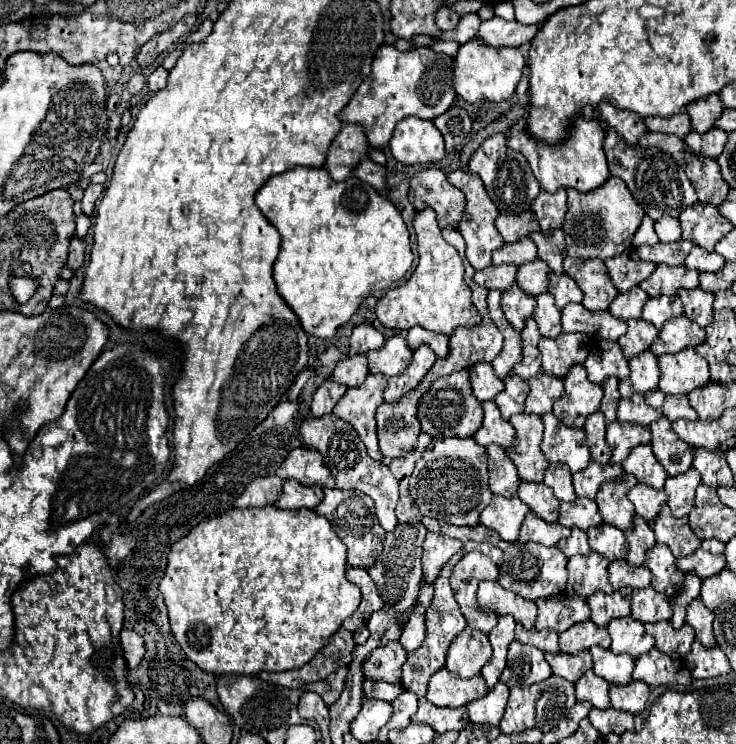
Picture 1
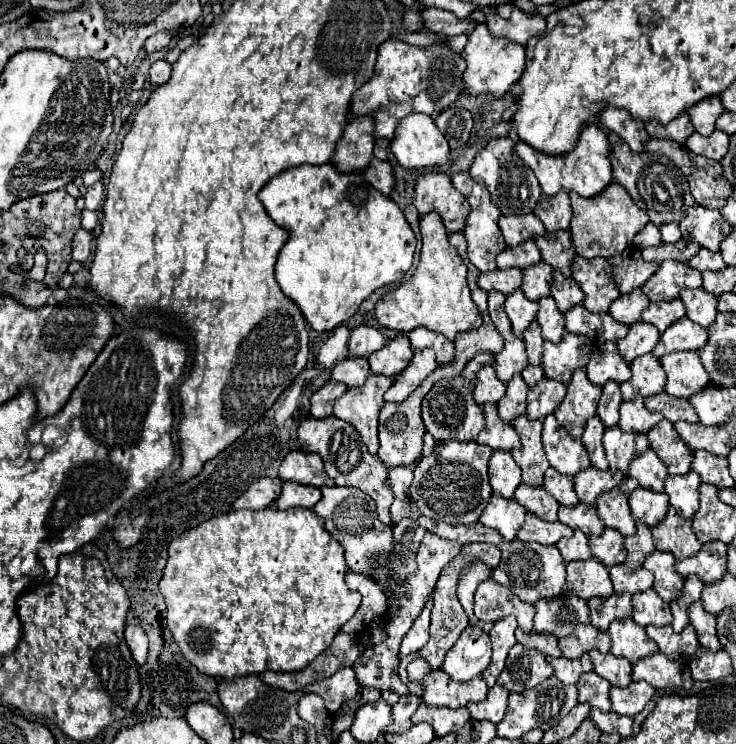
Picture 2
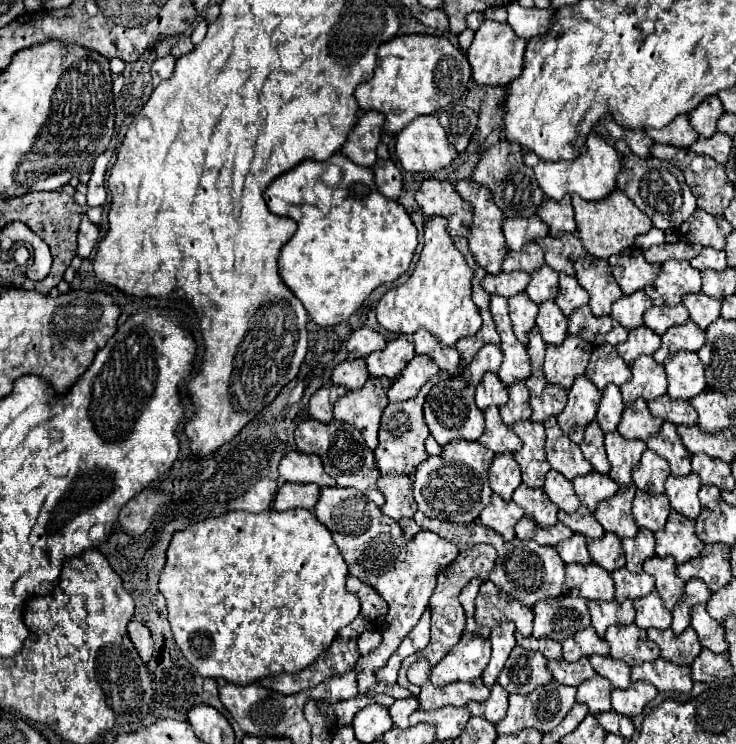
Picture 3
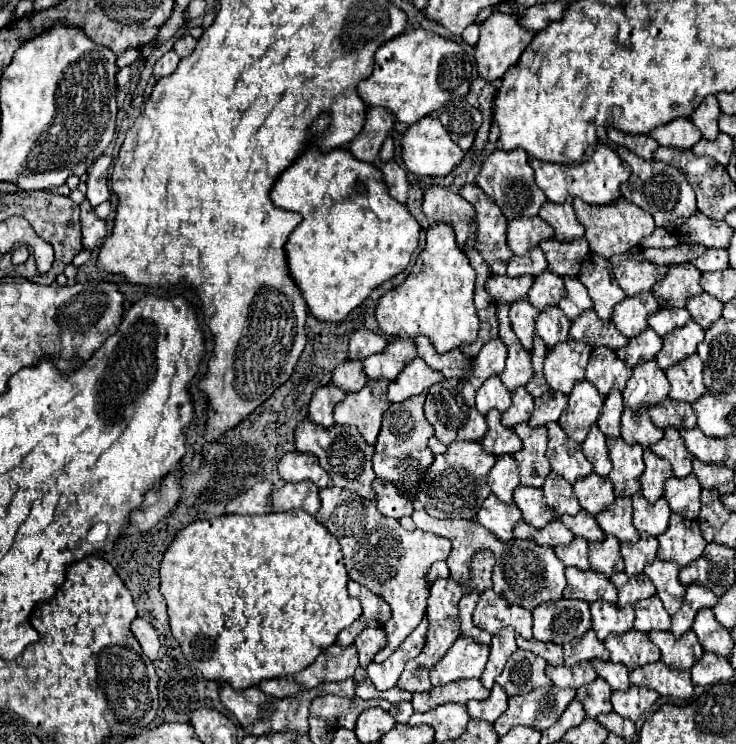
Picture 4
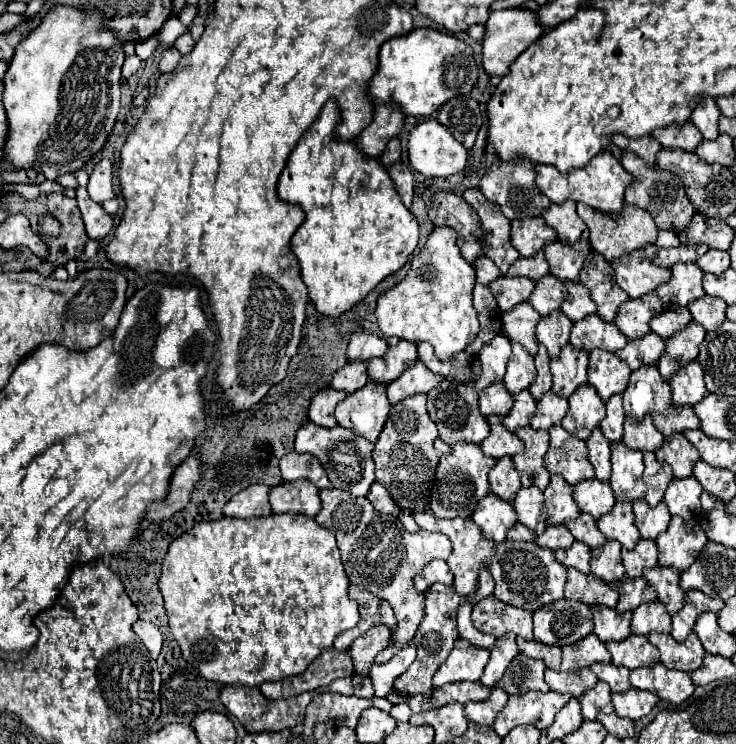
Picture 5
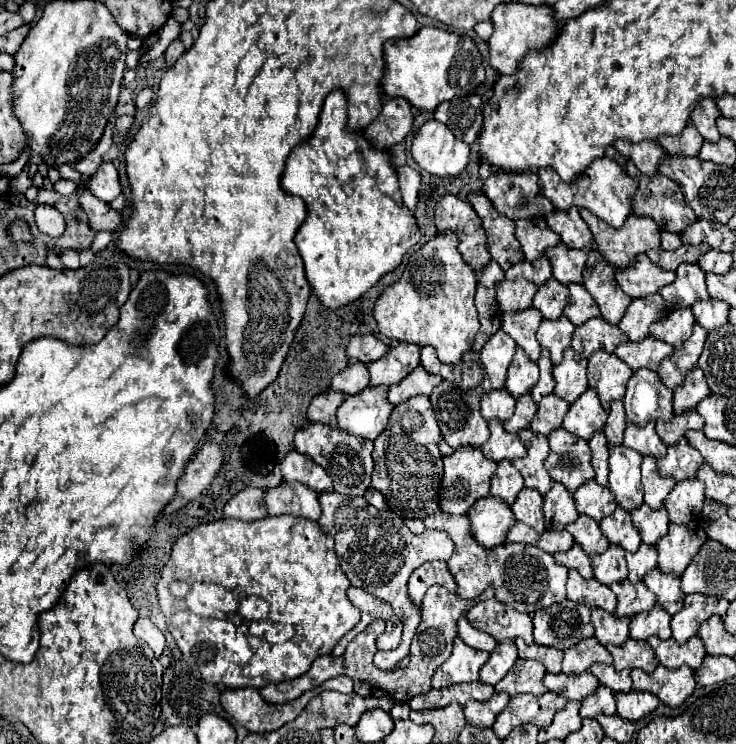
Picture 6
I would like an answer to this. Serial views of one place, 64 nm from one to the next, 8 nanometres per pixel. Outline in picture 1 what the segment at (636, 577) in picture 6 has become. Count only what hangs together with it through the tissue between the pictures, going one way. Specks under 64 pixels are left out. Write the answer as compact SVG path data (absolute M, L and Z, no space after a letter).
M634 516L632 522L634 522L634 528L626 532L626 538L628 538L628 556L626 556L626 560L630 564L642 564L646 550L654 548L656 538L654 538L654 532L652 532L652 528L648 528L648 522L644 518Z

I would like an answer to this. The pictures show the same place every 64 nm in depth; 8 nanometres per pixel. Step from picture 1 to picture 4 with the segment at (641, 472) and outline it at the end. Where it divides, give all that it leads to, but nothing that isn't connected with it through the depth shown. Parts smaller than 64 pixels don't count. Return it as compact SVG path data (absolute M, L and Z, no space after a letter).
M644 450L644 472L640 476L640 488L648 502L656 502L662 496L664 480L672 476L672 466L668 460L656 456L652 450Z

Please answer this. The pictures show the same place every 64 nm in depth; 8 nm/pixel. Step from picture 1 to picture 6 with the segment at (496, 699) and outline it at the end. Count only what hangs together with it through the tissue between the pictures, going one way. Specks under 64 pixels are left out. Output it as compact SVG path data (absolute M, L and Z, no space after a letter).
M496 692L490 700L486 702L468 702L464 704L464 714L468 724L472 726L480 726L480 728L488 728L494 724L496 716L506 708L510 696L504 692Z

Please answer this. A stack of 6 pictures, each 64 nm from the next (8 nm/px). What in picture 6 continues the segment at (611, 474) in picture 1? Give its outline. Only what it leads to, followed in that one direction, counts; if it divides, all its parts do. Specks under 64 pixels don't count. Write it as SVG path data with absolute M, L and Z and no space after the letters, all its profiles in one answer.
M596 480L582 484L574 492L574 500L576 500L578 512L592 516L596 522L600 522L604 516L612 514L616 508L616 500L614 500L610 488L596 484Z

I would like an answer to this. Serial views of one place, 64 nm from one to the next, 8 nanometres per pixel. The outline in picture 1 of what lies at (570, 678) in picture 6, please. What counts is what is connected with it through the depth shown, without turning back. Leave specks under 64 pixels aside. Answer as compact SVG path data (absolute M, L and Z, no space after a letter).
M578 652L578 654L546 654L546 660L552 668L552 672L560 678L566 678L570 682L576 682L586 670L592 668L592 656L590 652Z

